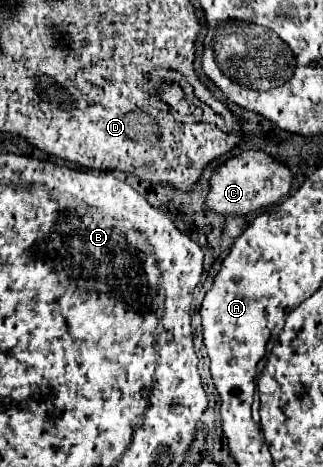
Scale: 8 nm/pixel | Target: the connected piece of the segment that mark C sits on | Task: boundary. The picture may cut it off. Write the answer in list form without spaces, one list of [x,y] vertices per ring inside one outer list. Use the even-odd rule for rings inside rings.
[[[245,151],[239,157],[231,157],[213,173],[211,191],[207,195],[207,209],[221,215],[247,215],[255,209],[273,205],[281,197],[289,195],[291,179],[293,175],[289,167],[277,163],[273,157],[261,151]]]

